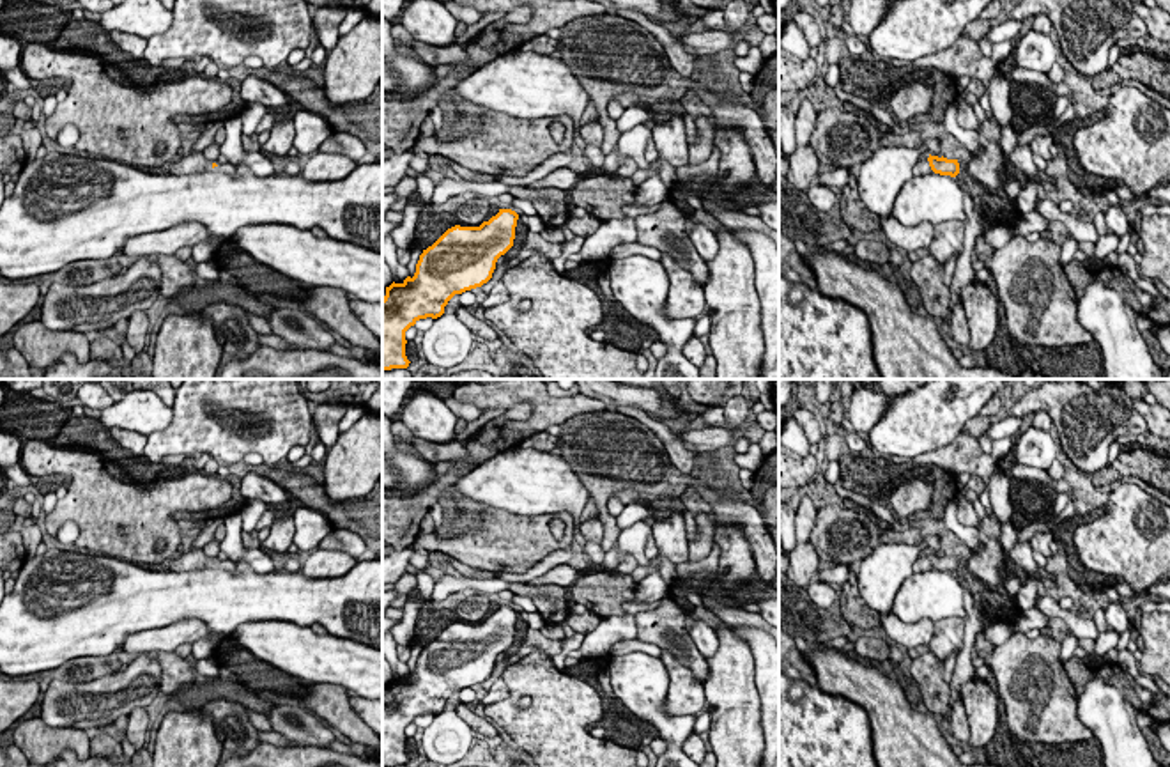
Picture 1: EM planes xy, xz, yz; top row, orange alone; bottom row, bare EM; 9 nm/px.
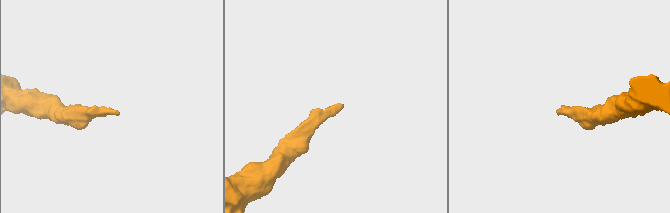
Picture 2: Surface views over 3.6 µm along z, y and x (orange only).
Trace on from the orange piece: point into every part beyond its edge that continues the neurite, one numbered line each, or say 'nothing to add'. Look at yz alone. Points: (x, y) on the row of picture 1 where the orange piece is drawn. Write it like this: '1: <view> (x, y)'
1: yz (921, 167)

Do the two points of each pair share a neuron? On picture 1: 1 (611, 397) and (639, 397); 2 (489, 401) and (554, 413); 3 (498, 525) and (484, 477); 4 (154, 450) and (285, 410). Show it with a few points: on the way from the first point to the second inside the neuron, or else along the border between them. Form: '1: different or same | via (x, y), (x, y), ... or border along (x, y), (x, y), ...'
1: same | via (618, 397), (632, 397)
2: same | via (505, 397), (538, 399)
3: different | border along (491, 507), (533, 516)
4: same | via (188, 418), (206, 399), (246, 399), (252, 402)

